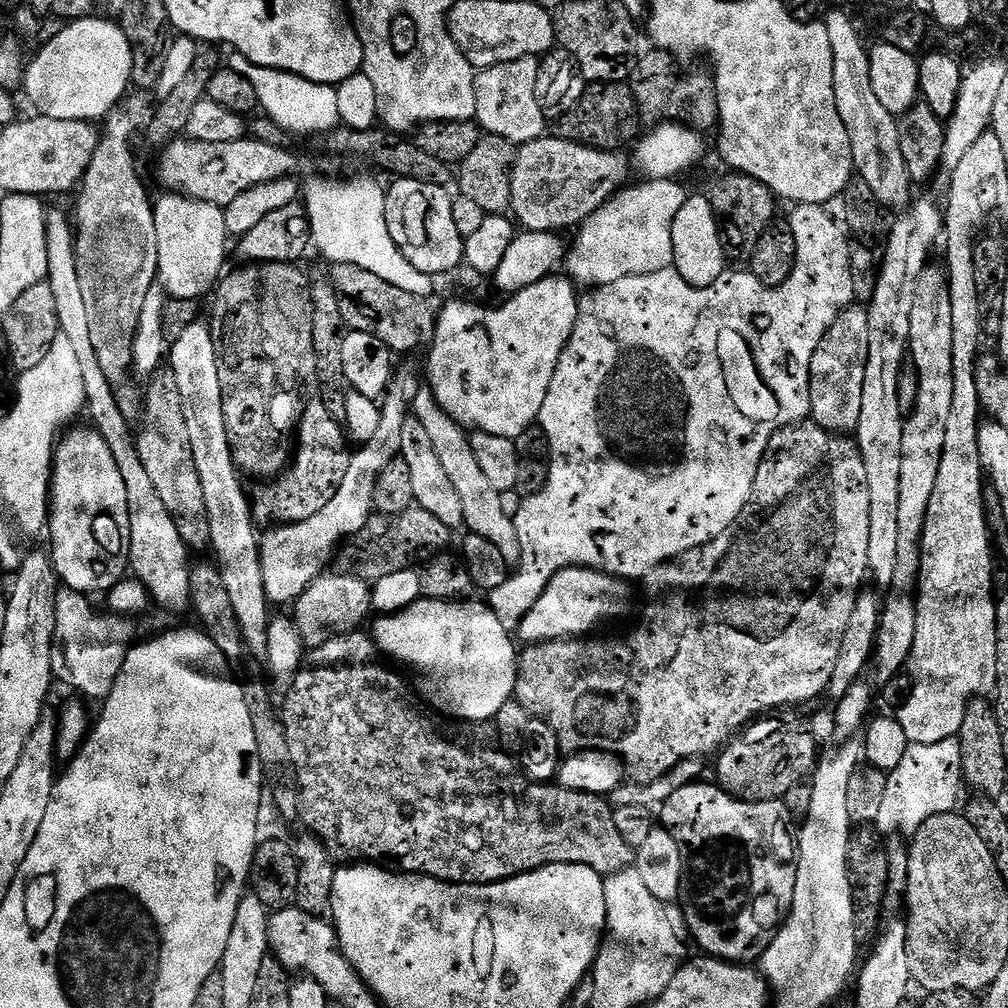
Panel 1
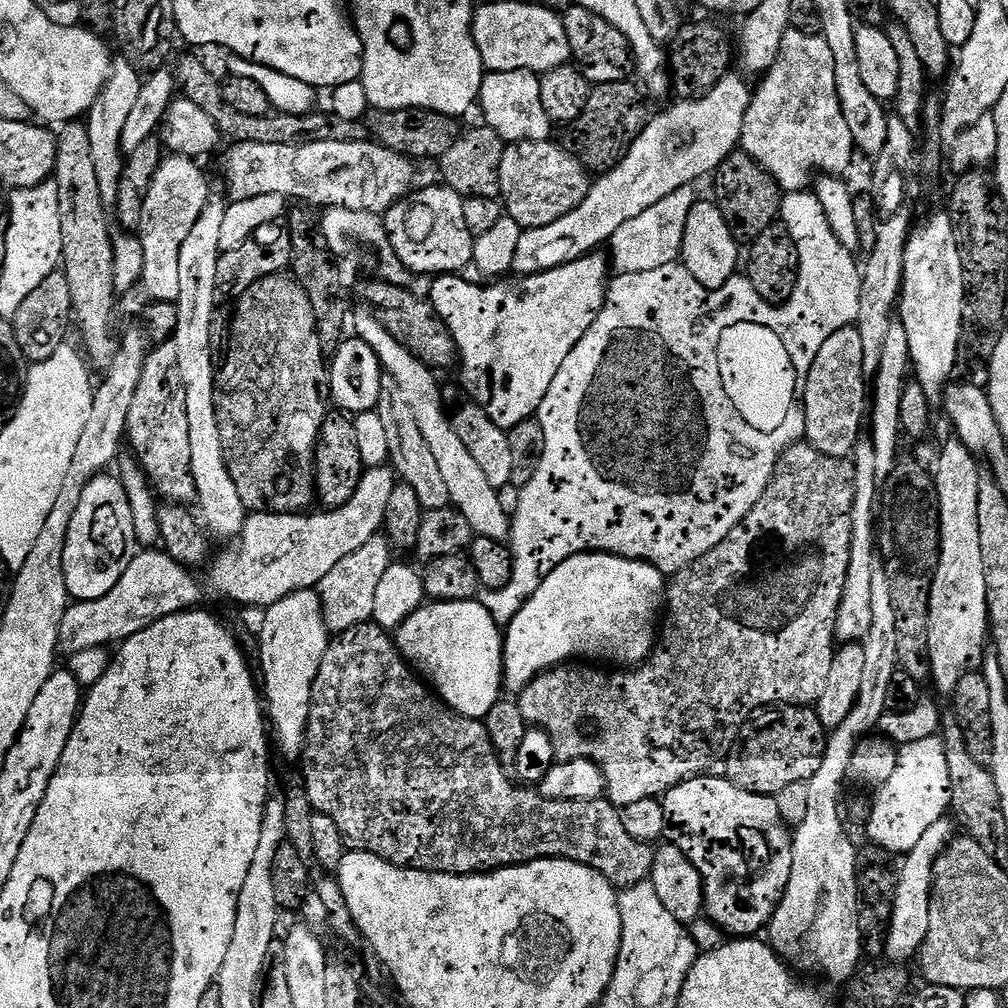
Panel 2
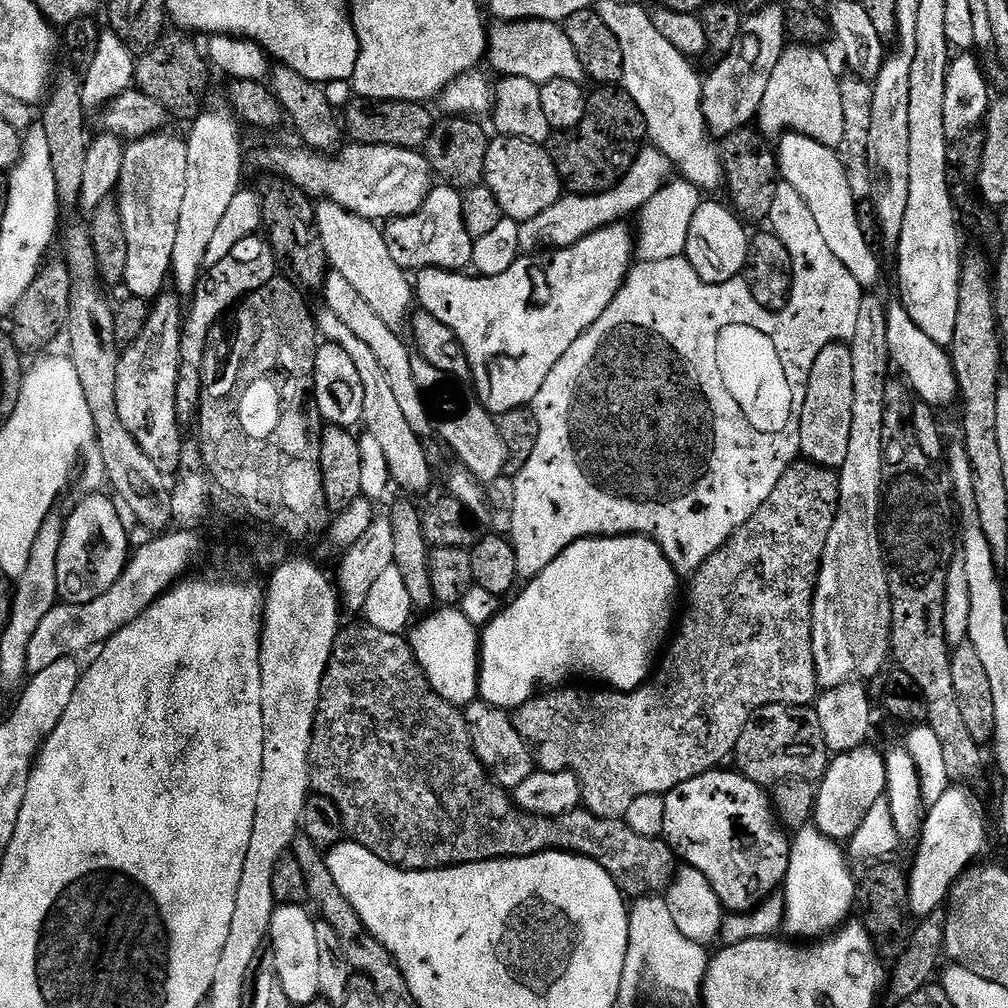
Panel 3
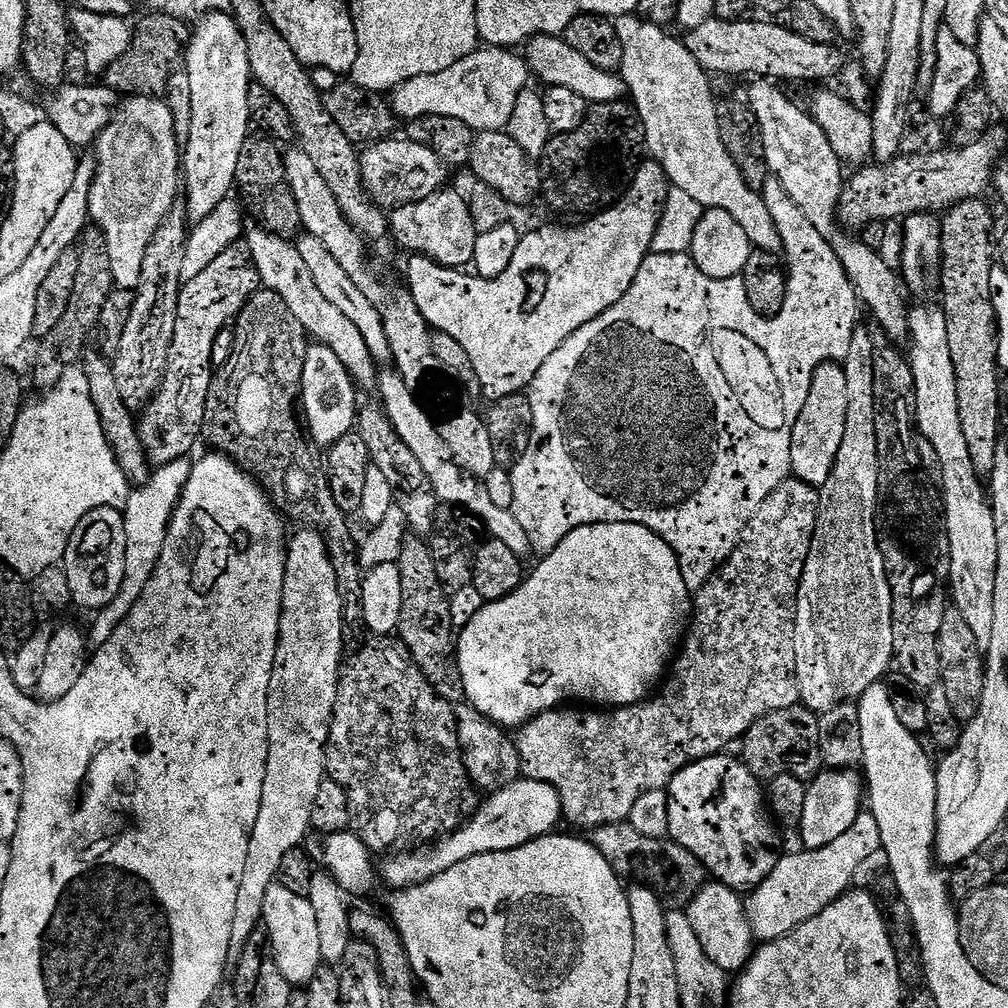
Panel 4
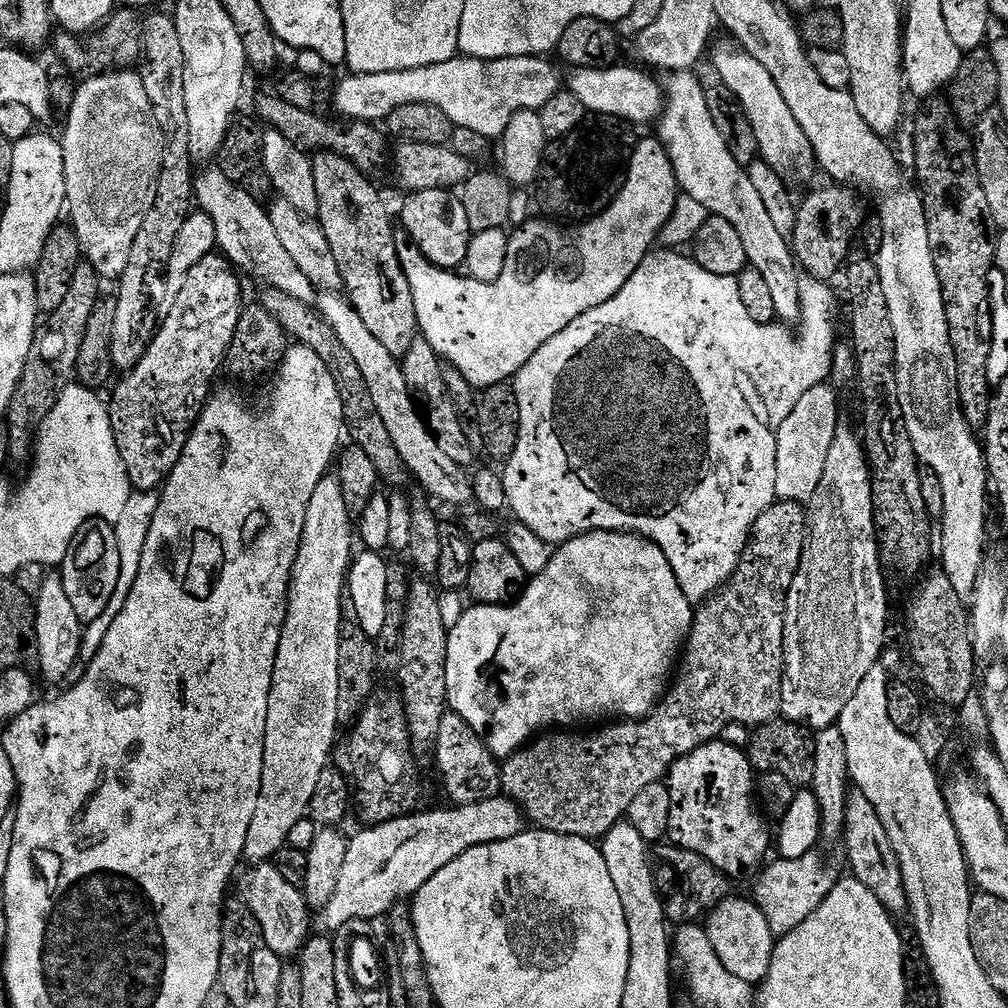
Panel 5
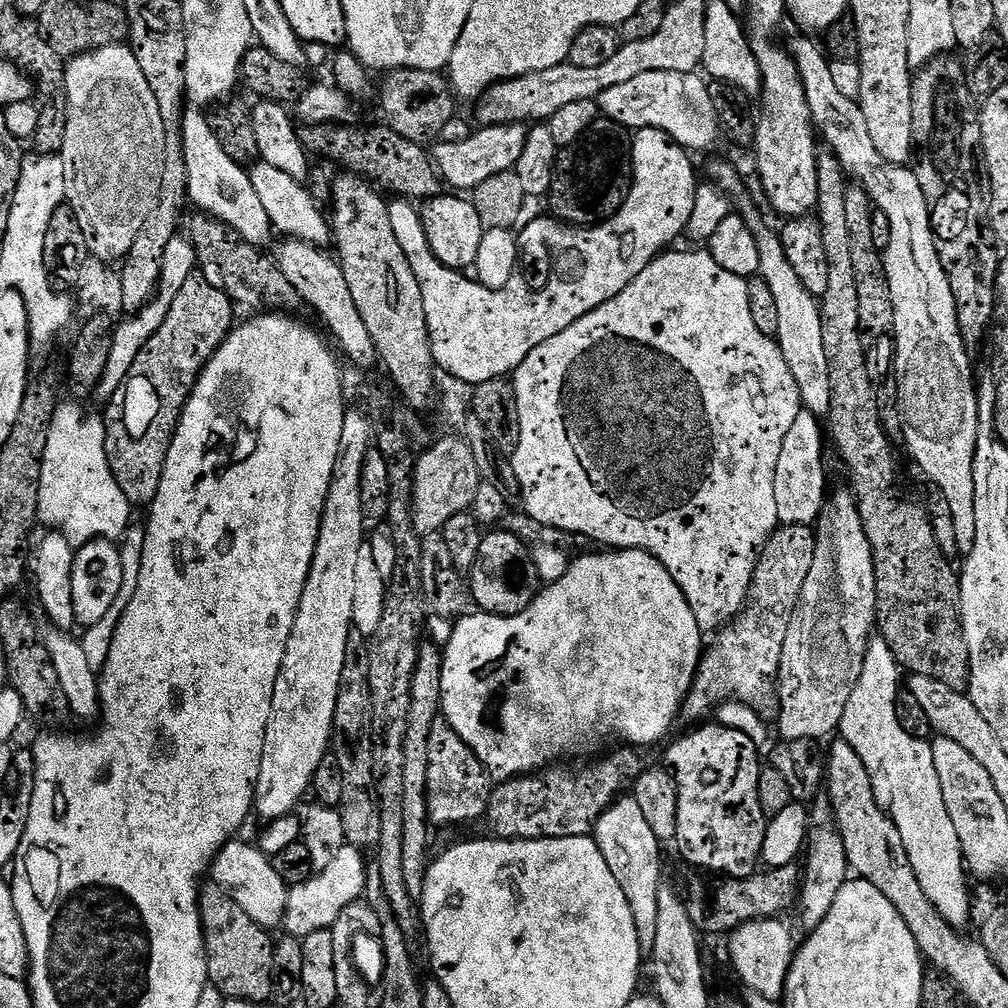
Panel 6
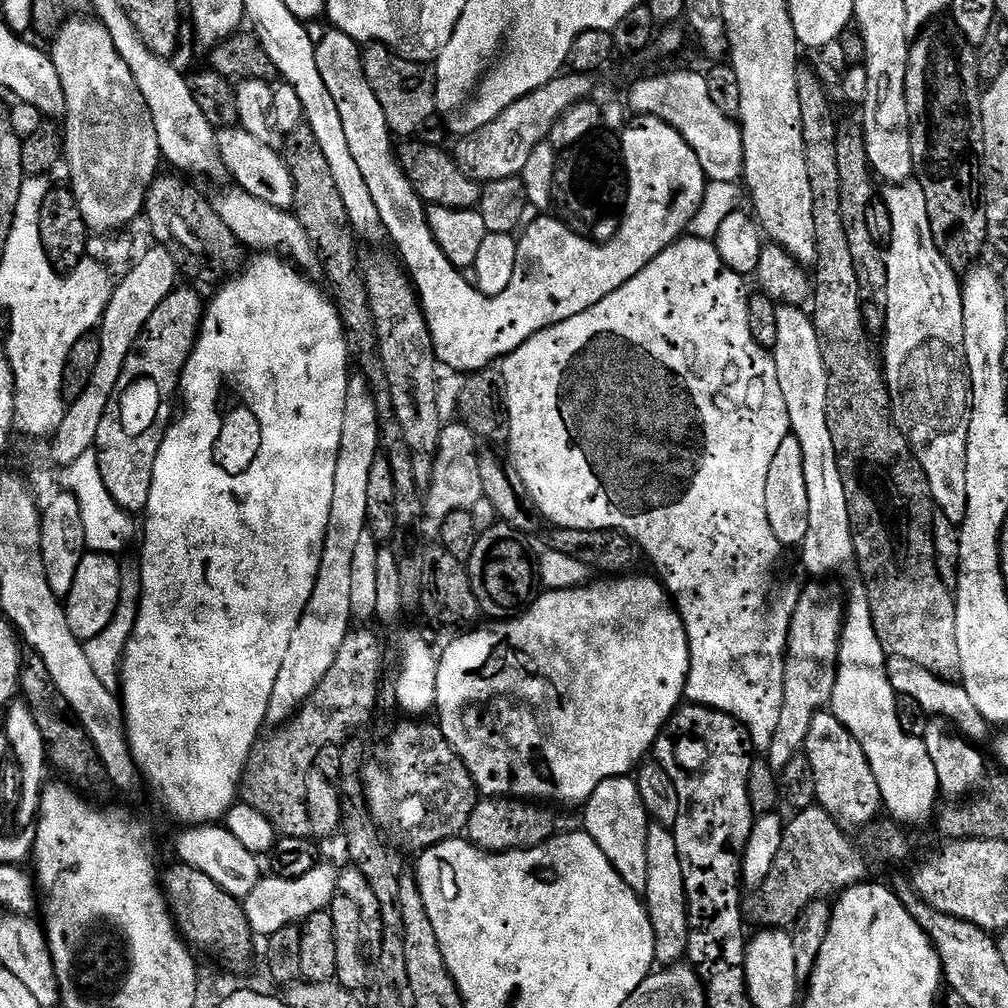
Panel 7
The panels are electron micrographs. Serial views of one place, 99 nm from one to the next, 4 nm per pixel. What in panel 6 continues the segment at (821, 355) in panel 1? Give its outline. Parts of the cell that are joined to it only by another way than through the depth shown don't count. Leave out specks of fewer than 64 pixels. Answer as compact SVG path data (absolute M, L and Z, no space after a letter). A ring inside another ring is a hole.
M802 410L790 426L775 467L774 500L781 525L813 525L826 503L824 474L824 428L813 412Z

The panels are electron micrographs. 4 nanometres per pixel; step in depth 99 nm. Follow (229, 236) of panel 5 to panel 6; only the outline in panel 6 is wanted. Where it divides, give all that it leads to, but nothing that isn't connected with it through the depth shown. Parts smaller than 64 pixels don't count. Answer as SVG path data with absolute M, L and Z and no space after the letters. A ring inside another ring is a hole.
M188 110L182 117L186 172L189 174L188 199L200 207L197 209L201 213L220 220L226 227L233 228L243 240L263 249L264 243L274 236L274 229L258 199L258 190L254 190L254 182L245 165L234 161L222 150L216 129L212 127L209 117L200 112L203 111Z

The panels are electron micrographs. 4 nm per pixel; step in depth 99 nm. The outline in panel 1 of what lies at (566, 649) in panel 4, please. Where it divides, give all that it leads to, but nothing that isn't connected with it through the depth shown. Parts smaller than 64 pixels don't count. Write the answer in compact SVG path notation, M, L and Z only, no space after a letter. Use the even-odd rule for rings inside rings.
M564 568L551 580L538 602L526 614L518 629L518 636L524 639L525 645L544 644L548 640L563 640L565 638L584 638L599 620L612 616L616 612L616 604L624 604L628 600L629 585L625 581L607 576L604 572L598 572L595 568Z

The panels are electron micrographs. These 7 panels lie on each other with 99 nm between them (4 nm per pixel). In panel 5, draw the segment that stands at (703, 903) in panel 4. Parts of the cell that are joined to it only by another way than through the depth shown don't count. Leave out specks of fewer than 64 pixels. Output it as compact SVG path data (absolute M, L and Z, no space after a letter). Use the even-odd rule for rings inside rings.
M729 898L715 905L709 912L712 913L709 914L708 921L706 921L708 937L722 966L726 966L726 970L730 970L730 974L742 978L742 982L753 986L763 984L770 970L774 937L759 905L748 898L747 900Z

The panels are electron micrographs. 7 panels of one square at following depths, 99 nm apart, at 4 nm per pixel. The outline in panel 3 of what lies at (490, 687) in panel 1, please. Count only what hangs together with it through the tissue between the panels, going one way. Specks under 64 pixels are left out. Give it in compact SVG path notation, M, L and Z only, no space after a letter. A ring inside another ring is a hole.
M448 606L436 611L411 629L412 652L430 686L441 698L457 706L467 706L477 699L480 690L481 633L477 625L471 624L455 607Z

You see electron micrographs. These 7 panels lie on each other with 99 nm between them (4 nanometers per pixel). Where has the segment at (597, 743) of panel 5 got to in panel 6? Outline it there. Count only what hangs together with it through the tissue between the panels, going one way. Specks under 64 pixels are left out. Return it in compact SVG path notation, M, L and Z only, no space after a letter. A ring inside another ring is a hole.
M788 525L777 527L760 552L760 561L756 564L752 585L748 591L748 600L744 609L731 624L724 625L715 633L712 645L700 657L700 665L696 668L696 677L692 686L684 695L682 705L683 719L704 722L715 713L721 704L739 702L749 704L765 722L772 722L780 715L780 694L778 677L782 650L786 642L786 630L790 626L790 618L796 609L798 598L802 594L802 582L806 582L806 574L810 574L810 565L814 562L816 549L816 533L809 525ZM616 750L613 756L605 755L597 768L568 768L572 766L549 766L526 776L497 783L488 803L486 821L495 835L502 840L541 840L542 838L574 838L592 836L598 818L625 791L624 788L637 780L642 771L639 751Z

